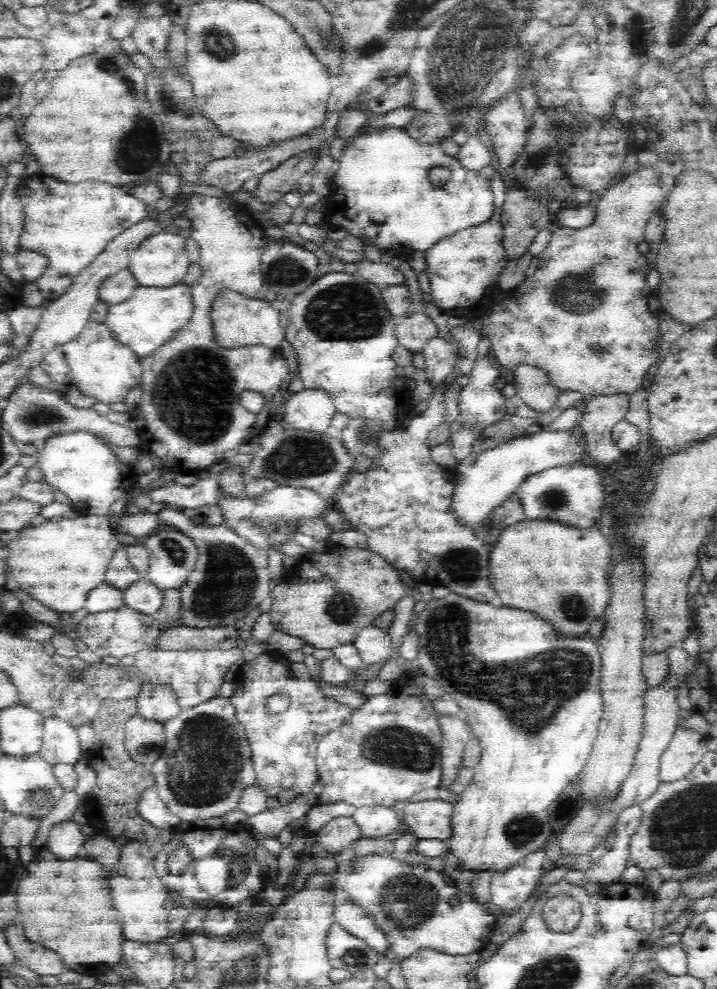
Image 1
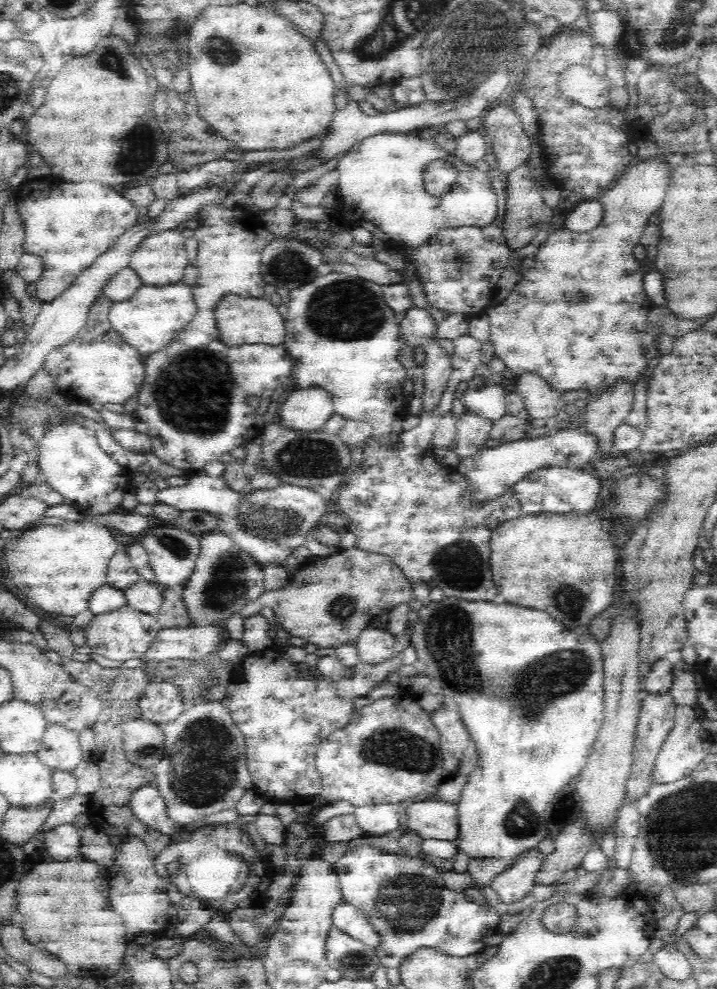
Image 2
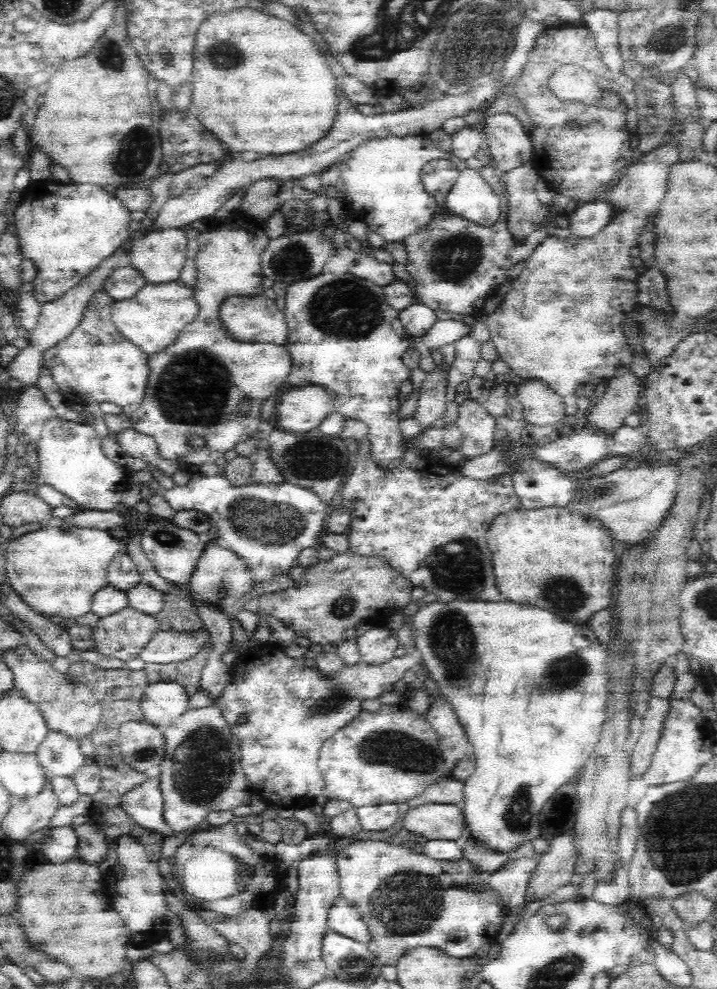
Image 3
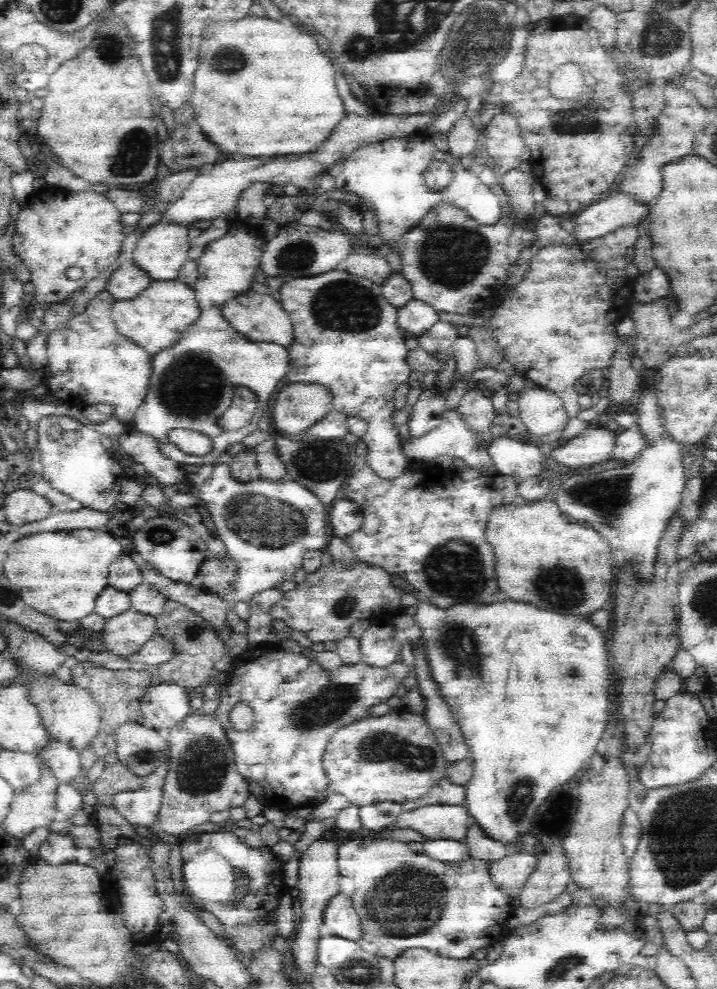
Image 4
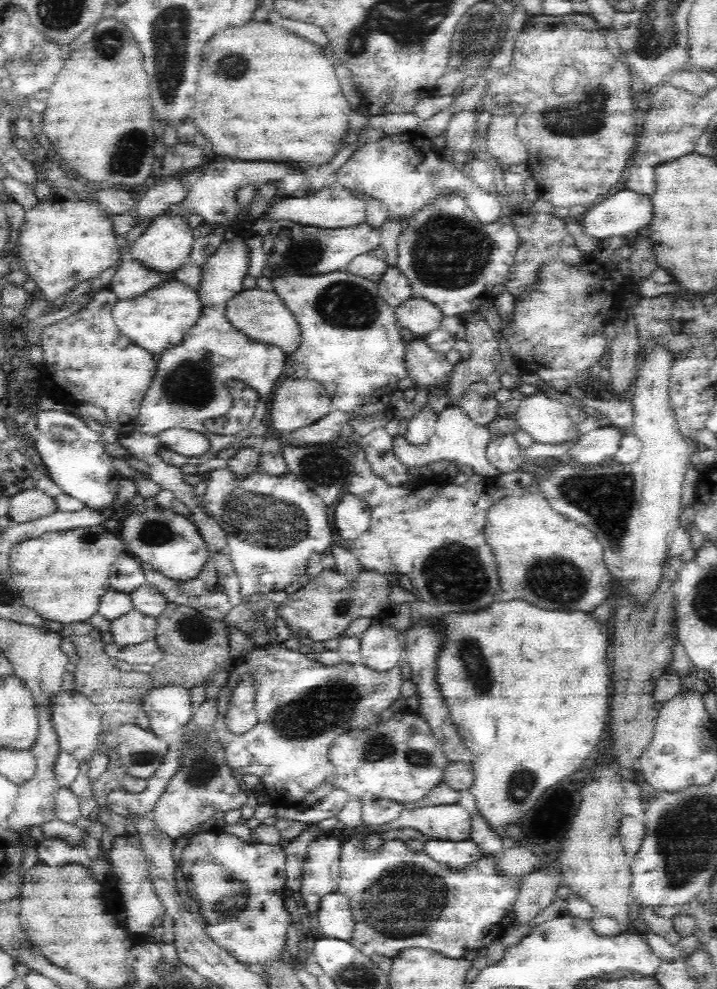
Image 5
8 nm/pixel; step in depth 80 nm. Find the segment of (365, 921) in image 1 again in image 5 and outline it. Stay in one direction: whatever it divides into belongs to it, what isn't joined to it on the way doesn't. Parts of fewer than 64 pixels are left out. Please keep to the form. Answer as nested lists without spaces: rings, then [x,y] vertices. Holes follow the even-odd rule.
[[[340,893],[324,896],[320,903],[317,920],[326,937],[338,940],[352,940],[354,936],[354,913],[348,897]]]

